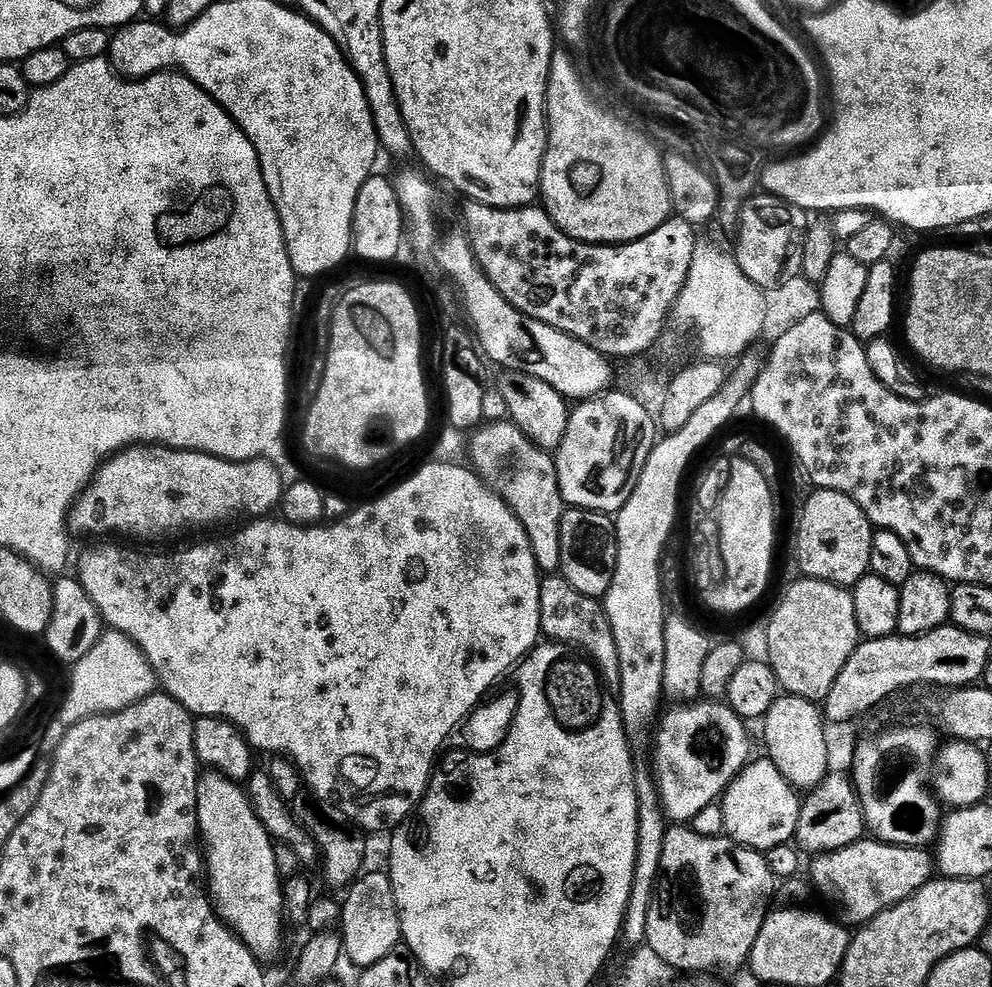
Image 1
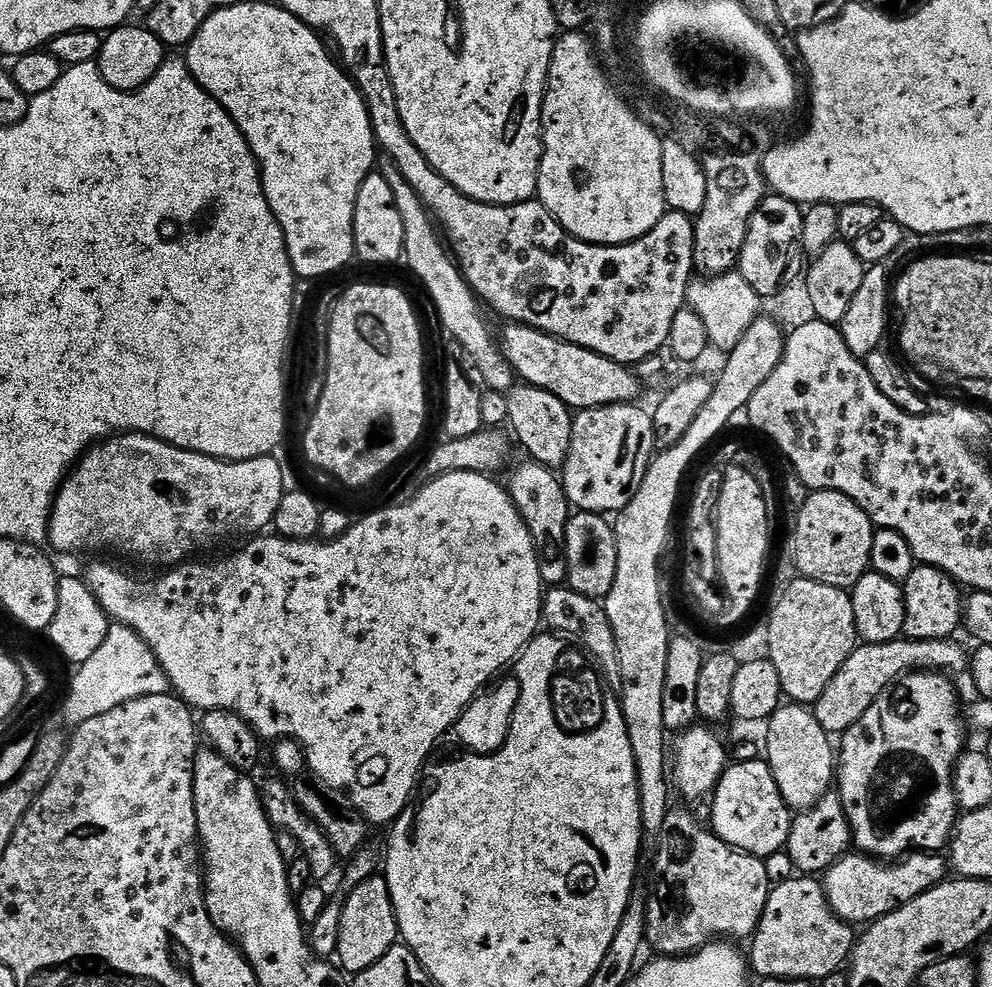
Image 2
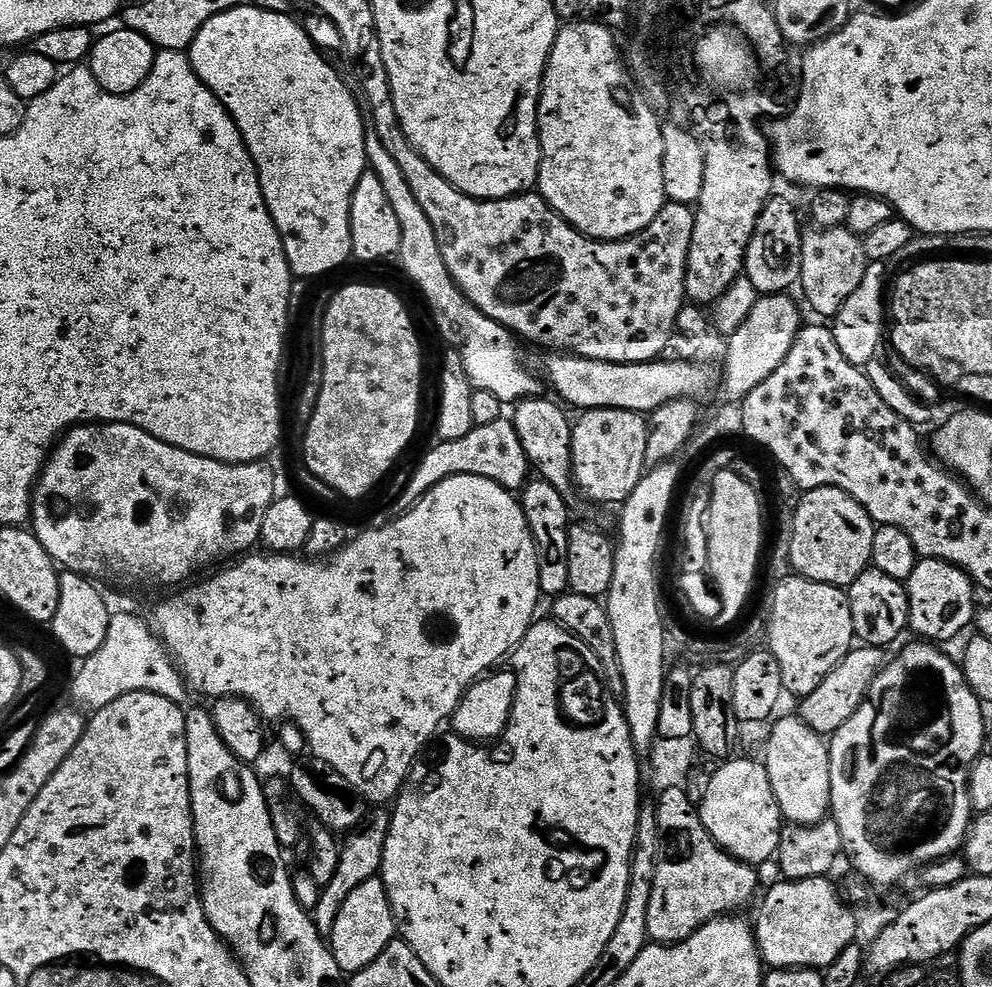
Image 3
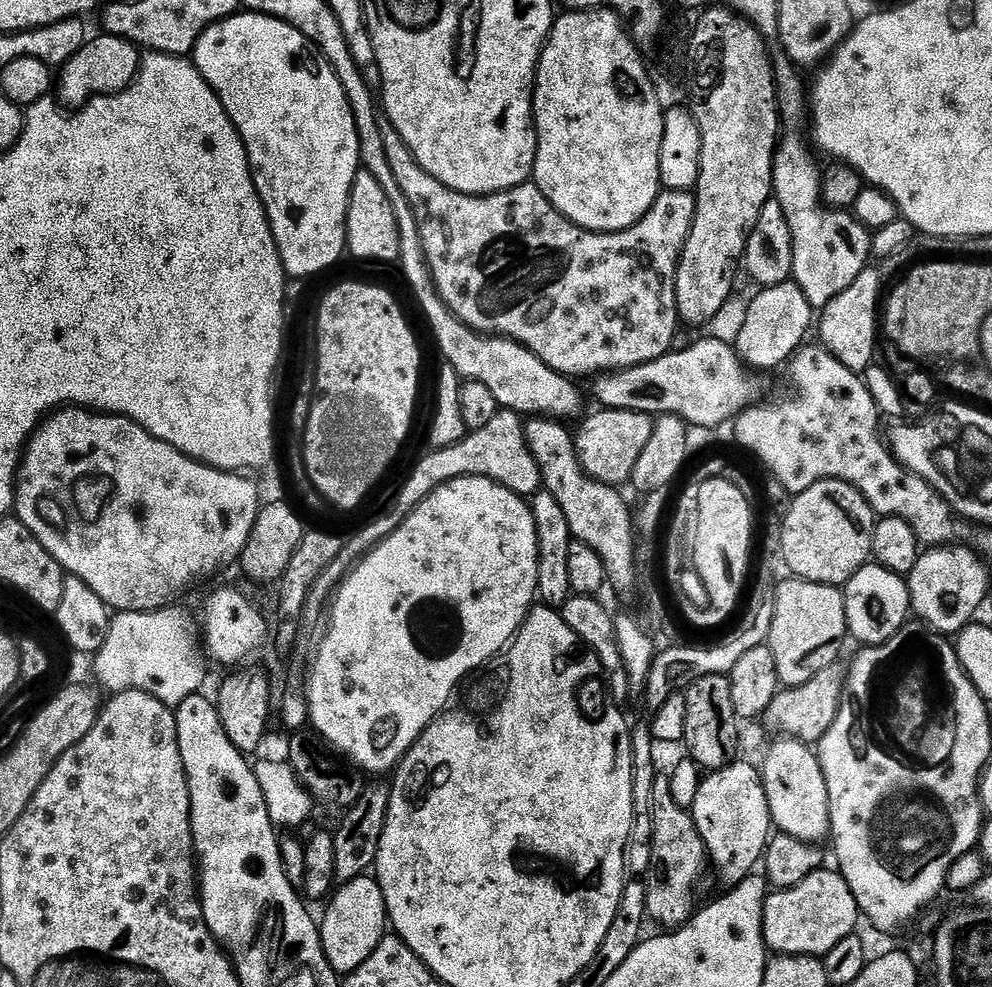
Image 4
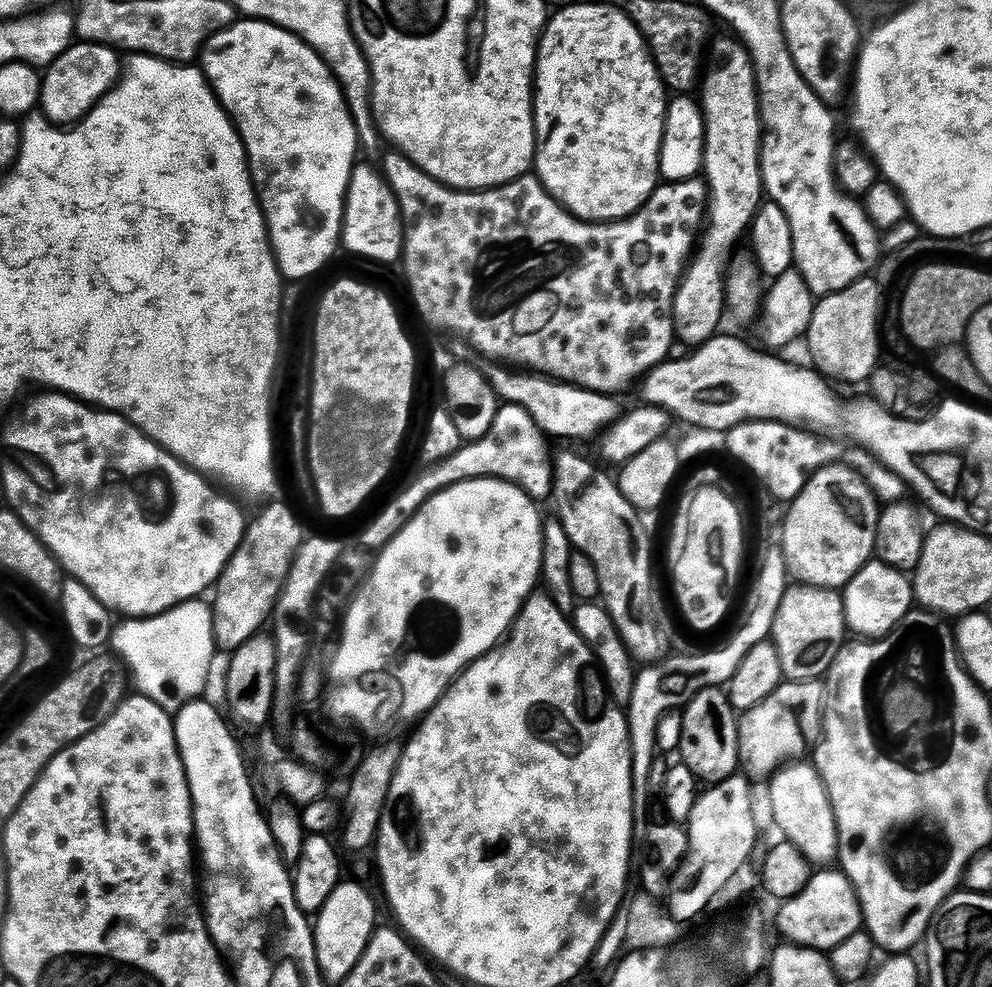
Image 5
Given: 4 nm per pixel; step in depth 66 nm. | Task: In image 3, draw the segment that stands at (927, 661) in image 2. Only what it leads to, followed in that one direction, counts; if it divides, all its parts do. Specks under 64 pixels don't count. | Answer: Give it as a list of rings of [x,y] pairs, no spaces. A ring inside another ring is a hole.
[[[853,647],[847,658],[830,674],[826,674],[822,686],[818,686],[814,694],[805,696],[799,701],[798,715],[804,724],[825,738],[831,737],[833,732],[846,726],[848,719],[854,718],[858,706],[866,703],[874,678],[880,675],[880,670],[886,663],[884,654],[886,654],[884,648]]]

